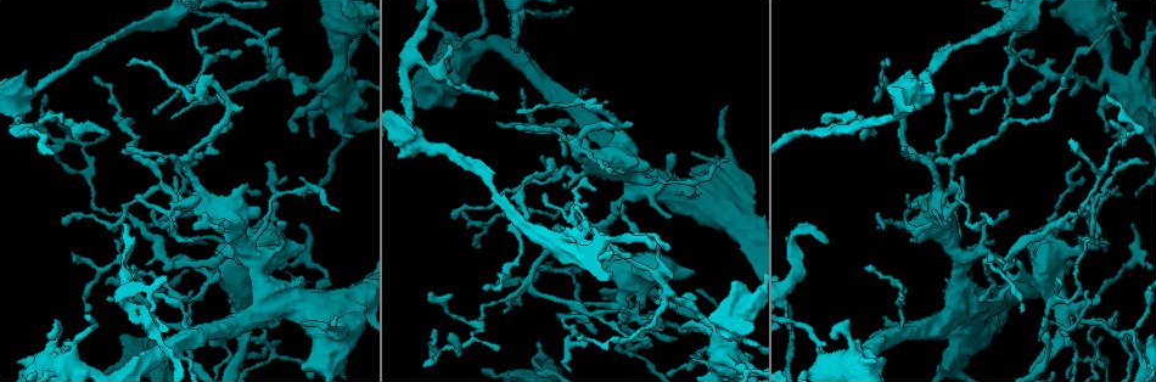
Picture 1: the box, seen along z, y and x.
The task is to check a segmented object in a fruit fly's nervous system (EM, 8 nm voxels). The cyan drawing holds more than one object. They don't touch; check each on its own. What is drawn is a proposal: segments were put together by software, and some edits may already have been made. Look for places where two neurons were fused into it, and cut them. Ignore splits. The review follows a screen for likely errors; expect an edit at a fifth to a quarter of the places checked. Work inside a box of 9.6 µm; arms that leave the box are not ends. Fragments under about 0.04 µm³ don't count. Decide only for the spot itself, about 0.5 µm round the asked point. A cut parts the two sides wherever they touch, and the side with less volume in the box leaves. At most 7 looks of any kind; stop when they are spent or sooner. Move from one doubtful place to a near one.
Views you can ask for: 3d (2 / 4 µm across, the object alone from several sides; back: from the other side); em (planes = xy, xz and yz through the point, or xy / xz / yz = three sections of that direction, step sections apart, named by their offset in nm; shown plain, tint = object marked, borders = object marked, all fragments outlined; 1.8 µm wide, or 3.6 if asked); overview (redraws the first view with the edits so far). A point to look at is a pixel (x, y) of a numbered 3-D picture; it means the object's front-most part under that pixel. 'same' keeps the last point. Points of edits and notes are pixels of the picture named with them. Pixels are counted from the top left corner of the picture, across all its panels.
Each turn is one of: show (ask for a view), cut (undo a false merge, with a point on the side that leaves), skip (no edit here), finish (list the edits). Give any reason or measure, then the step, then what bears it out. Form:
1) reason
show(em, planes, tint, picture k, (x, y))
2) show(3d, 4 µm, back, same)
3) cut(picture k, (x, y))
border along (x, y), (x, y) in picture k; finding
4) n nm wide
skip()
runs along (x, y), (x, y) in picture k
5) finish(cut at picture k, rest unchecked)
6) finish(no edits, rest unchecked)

show(3d, 4 µm, picture 1, (222, 282))

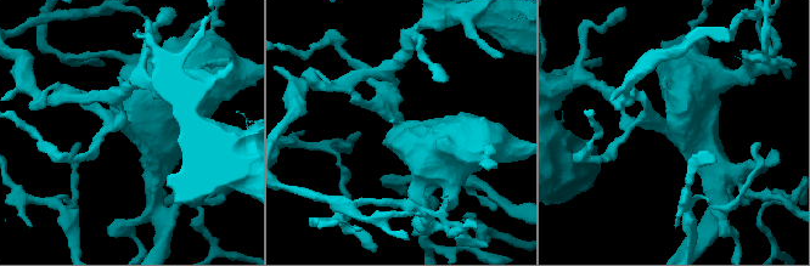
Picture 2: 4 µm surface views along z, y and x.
need the tissue
show(em, 3.6 µm, planes, tint, picture 2, (663, 121))

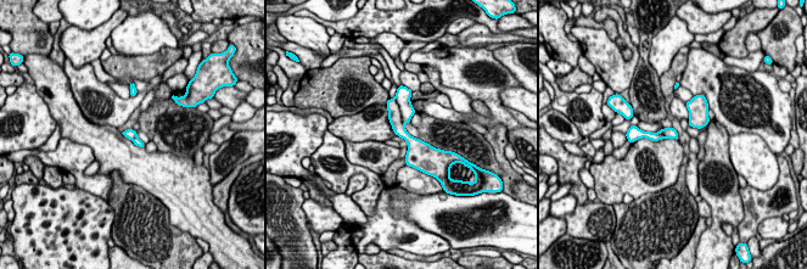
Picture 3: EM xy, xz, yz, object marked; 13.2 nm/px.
cut(picture 3, (394, 117))
border along (394, 99), (403, 124) in picture 3; a second neuron is stuck on

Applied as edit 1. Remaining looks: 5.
a narrow waist
show(3d, 2 µm, picture 1, (802, 128))

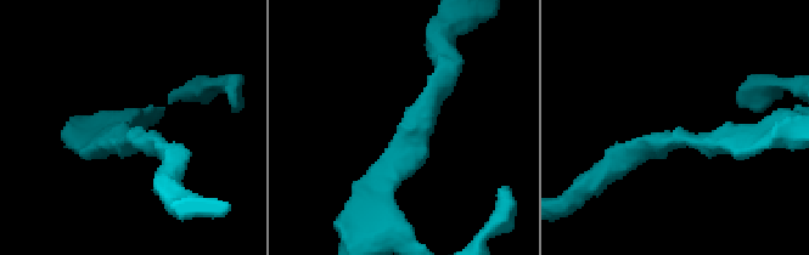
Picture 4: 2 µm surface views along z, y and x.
arms of 180, 200 nm
show(em, planes, plain, picture 4, (674, 134))

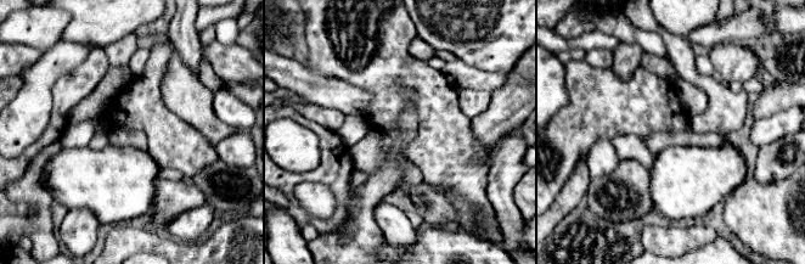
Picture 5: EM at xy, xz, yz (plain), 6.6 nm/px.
show(em, planes, borders, same)

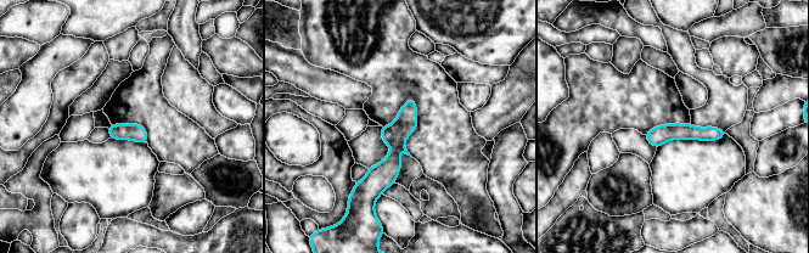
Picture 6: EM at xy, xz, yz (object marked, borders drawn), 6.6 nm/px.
skip()
runs along (411, 101), (375, 195) in picture 6; one neuron here

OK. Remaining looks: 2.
finish(cut at picture 3, rest unchecked)

